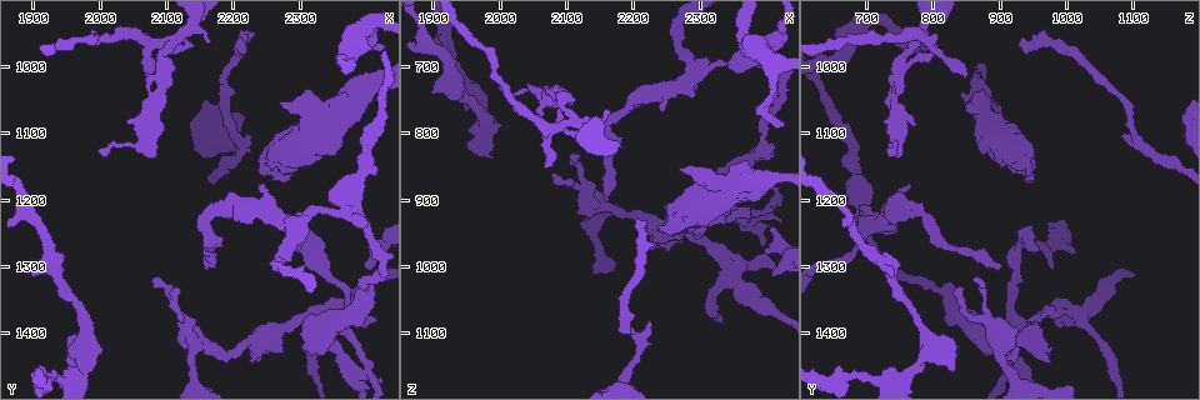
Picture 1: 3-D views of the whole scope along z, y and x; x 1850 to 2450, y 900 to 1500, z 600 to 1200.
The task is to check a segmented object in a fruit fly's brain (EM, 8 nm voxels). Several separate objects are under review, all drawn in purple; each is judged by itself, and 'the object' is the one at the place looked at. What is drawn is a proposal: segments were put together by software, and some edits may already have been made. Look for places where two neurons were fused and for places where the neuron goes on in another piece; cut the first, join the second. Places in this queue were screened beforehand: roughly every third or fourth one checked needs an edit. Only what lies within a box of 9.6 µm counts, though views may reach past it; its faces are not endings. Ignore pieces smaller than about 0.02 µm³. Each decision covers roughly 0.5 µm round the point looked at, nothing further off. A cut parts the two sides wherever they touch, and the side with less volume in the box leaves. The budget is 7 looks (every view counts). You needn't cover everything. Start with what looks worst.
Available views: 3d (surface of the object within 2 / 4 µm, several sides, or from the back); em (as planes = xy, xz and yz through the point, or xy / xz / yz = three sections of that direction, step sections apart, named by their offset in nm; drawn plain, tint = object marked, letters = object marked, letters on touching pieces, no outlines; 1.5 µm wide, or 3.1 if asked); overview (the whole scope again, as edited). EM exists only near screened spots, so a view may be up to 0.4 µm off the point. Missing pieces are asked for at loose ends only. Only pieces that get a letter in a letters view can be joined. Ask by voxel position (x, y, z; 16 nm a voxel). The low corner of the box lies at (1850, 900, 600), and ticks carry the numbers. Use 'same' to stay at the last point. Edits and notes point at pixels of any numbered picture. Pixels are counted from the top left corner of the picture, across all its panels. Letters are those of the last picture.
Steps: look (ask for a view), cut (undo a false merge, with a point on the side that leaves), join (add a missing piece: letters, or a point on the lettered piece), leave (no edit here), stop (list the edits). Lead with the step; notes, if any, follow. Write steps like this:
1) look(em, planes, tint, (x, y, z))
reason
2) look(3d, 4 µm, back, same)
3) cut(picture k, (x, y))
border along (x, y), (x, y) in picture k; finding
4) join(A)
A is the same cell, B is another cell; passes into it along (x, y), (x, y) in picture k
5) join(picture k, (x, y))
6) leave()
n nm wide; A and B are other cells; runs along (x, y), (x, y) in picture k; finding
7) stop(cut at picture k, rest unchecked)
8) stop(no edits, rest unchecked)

look(3d, 4 µm, (2200, 965, 930))

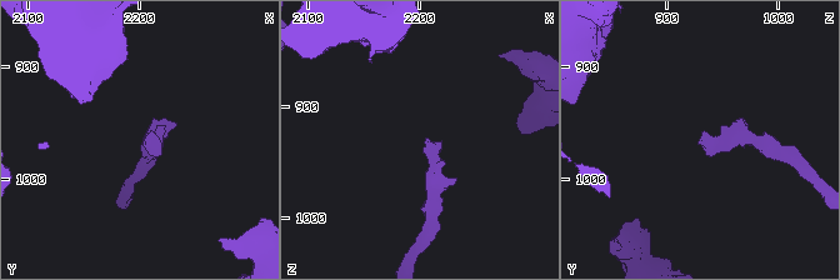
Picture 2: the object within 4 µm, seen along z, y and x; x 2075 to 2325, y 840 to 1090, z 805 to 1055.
look(em, xz, step 8, tint, (2206, 968, 930))
now the EM

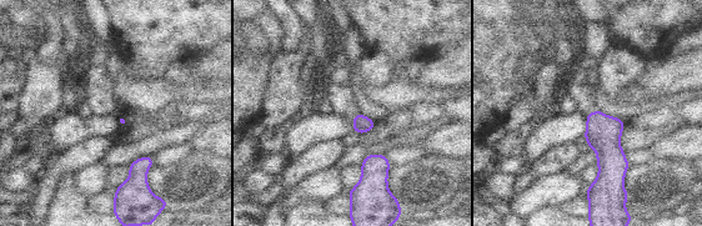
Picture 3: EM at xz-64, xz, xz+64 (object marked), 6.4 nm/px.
look(em, planes, letters, same)
another direction

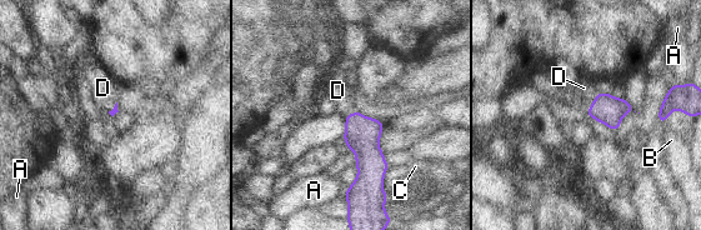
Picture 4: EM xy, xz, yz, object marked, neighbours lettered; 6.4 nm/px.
join(D)
D is the same cell, A, B and C are other cells; passes into it along (606, 109), (592, 103), (584, 88) in picture 4; it goes on there

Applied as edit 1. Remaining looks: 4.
look(overview)

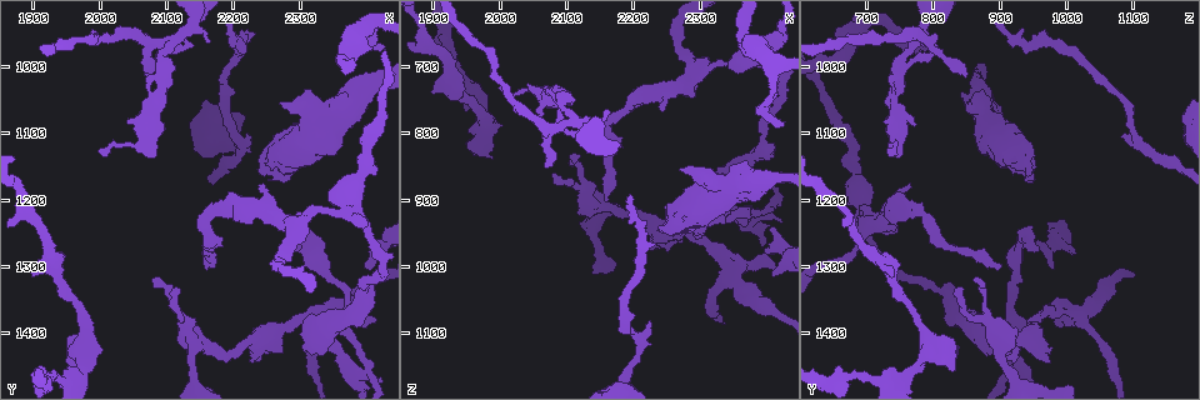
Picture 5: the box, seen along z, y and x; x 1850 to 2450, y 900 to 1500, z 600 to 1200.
look(em, planes, tint, (2145, 1410, 905))
sudden change in width

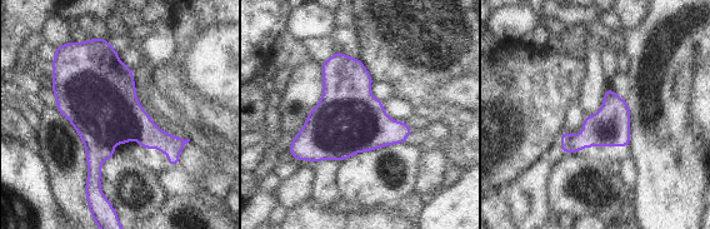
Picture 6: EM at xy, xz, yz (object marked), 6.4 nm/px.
look(em, planes, letters, same)
what lies round it

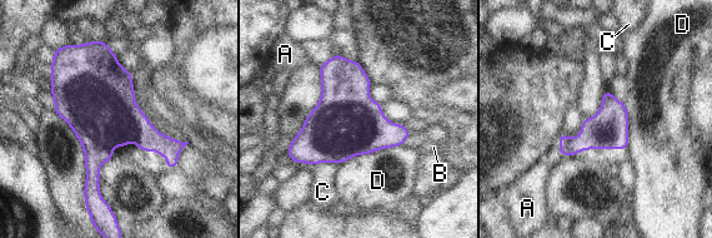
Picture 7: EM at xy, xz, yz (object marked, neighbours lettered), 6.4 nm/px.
leave()
A, B, C and D are other cells; border along (402, 144), (357, 153), (339, 164) in picture 7; continuous, no second neuron

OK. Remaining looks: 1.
look(em, planes, letters, (2305, 1255, 935))
abrupt turn

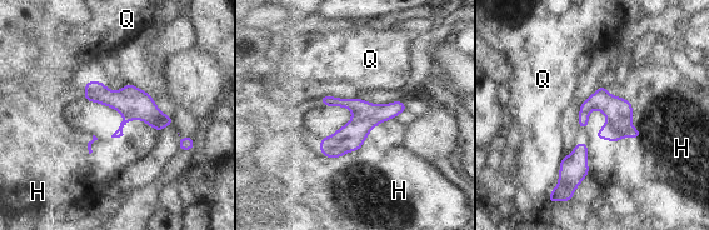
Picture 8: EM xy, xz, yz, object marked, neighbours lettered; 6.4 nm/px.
leave()
H and Q are other cells; runs along (402, 106), (372, 114), (326, 153) in picture 8; one neuron here

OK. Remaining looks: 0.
stop(join at picture 4, rest unchecked)

